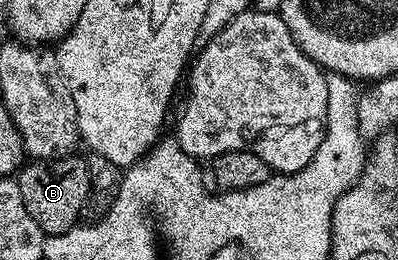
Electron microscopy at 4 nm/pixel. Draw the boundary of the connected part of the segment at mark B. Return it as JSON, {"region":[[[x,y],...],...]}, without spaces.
{"region":[[[80,156],[59,157],[55,161],[30,160],[16,174],[19,195],[23,195],[23,207],[39,223],[46,235],[65,233],[82,220],[85,200],[89,194],[89,172]]]}

